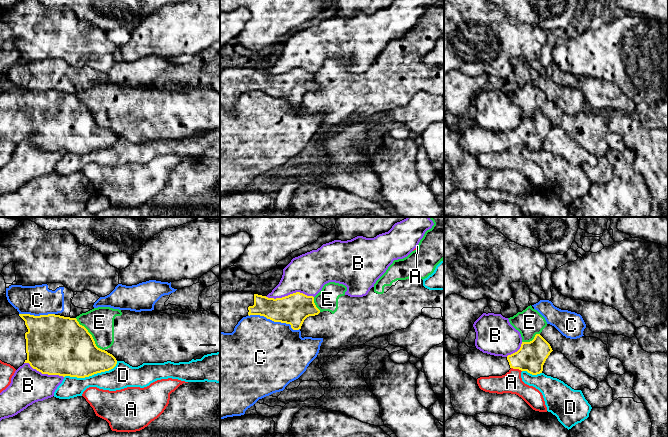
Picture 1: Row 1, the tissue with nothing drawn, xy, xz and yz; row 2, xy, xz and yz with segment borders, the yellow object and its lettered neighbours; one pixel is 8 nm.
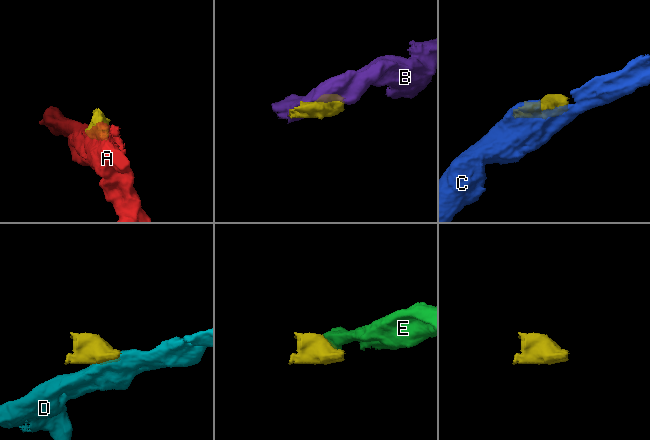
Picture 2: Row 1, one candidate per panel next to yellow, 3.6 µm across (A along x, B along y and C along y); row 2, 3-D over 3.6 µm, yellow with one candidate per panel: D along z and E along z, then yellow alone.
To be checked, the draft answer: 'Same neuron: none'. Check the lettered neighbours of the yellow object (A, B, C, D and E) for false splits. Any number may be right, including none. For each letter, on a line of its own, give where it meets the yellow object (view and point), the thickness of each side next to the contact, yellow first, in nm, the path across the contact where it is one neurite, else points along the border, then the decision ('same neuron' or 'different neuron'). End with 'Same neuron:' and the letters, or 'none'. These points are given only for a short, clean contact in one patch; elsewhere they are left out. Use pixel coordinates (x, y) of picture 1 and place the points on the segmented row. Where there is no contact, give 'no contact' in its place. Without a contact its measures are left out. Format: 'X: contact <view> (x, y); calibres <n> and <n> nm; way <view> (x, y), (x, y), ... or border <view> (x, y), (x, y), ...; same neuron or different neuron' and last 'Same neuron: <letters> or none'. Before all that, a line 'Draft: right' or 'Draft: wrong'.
Draft: right
A: contact yz (516, 368); calibres 240 and 170 nm; different neuron
B: contact xz (289, 295); calibres 240 and 320 nm; different neuron
C: contact xz (274, 321); calibres 240 and 500 nm; different neuron
D: contact xy (91, 375); calibres 400 and 190 nm; different neuron
E: contact xy (91, 335); calibres 460 and 240 nm; border xy (75, 318), (91, 335), (94, 343), (104, 350); different neuron
Same neuron: none

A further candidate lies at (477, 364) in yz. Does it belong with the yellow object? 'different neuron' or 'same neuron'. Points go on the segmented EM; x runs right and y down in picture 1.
same neuron

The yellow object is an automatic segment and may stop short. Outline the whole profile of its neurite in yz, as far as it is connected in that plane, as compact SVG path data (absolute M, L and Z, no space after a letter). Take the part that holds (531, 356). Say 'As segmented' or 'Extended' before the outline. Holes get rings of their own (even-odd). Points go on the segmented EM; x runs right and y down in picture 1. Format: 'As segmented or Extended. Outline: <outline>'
Extended. Outline: M536 334L532 341L522 342L520 349L507 357L490 355L470 347L466 355L459 355L459 367L476 380L505 375L511 368L537 375L542 373L543 365L552 351L550 344Z

